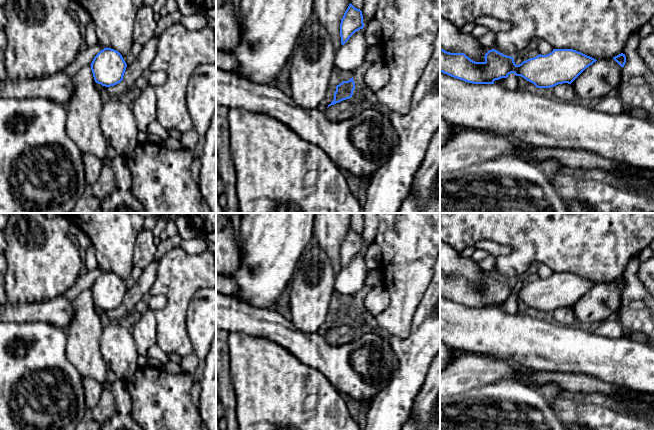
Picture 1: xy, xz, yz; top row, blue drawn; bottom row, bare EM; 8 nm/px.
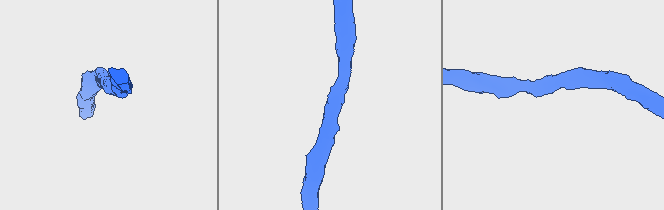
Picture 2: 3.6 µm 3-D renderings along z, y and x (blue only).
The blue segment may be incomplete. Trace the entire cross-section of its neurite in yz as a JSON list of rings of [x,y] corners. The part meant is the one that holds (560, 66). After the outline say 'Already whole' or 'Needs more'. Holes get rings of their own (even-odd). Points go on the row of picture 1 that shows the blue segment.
[[[440,48],[440,72],[473,84],[494,84],[495,80],[507,78],[509,74],[514,73],[516,76],[521,76],[533,83],[537,88],[550,88],[563,83],[571,84],[587,67],[597,61],[573,49],[553,49],[553,51],[547,55],[539,54],[534,58],[523,61],[519,65],[515,64],[513,57],[504,55],[495,49],[489,50],[484,58],[484,62],[475,62],[464,53],[450,53]]]. Already whole

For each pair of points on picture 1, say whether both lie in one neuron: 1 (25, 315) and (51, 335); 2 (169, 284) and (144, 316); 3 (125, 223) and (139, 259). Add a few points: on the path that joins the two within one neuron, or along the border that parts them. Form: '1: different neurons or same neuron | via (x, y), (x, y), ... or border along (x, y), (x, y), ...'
1: different neurons | border along (10, 322), (47, 322), (57, 327)
2: different neurons | border along (154, 311), (157, 334)
3: different neurons | border along (144, 229), (136, 238), (133, 251), (133, 265)

